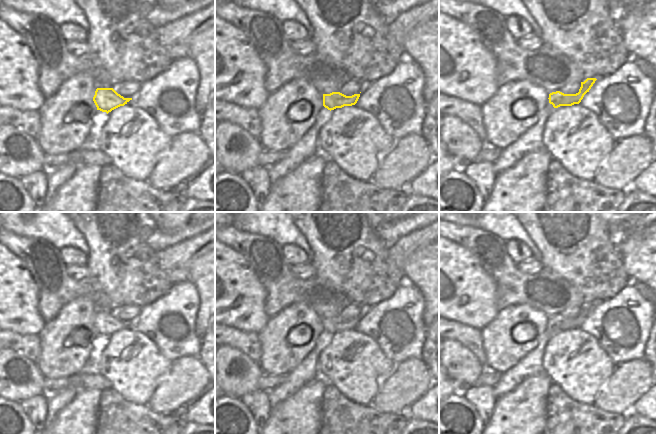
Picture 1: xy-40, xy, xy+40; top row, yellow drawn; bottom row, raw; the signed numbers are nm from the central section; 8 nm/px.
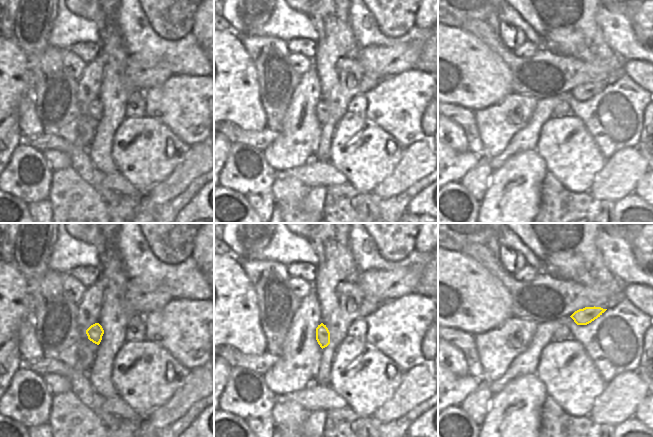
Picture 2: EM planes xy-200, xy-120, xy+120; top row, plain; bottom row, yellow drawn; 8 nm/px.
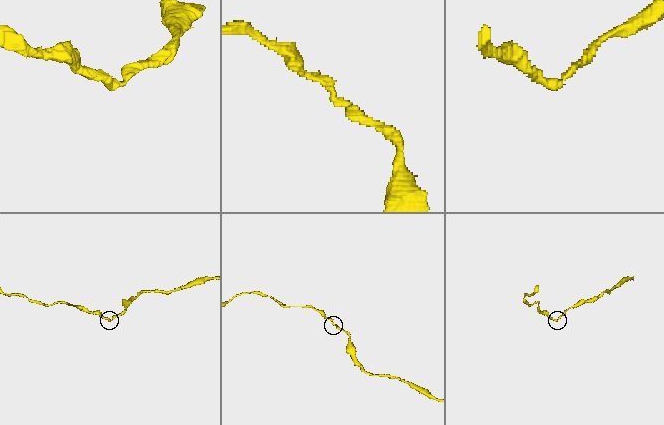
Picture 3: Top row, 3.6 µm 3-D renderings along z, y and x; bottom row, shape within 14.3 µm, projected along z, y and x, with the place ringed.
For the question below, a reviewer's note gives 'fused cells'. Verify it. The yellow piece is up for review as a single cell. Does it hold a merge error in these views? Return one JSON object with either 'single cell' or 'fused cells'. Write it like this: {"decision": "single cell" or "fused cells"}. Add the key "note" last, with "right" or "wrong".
{"decision": "single cell", "note": "wrong"}

